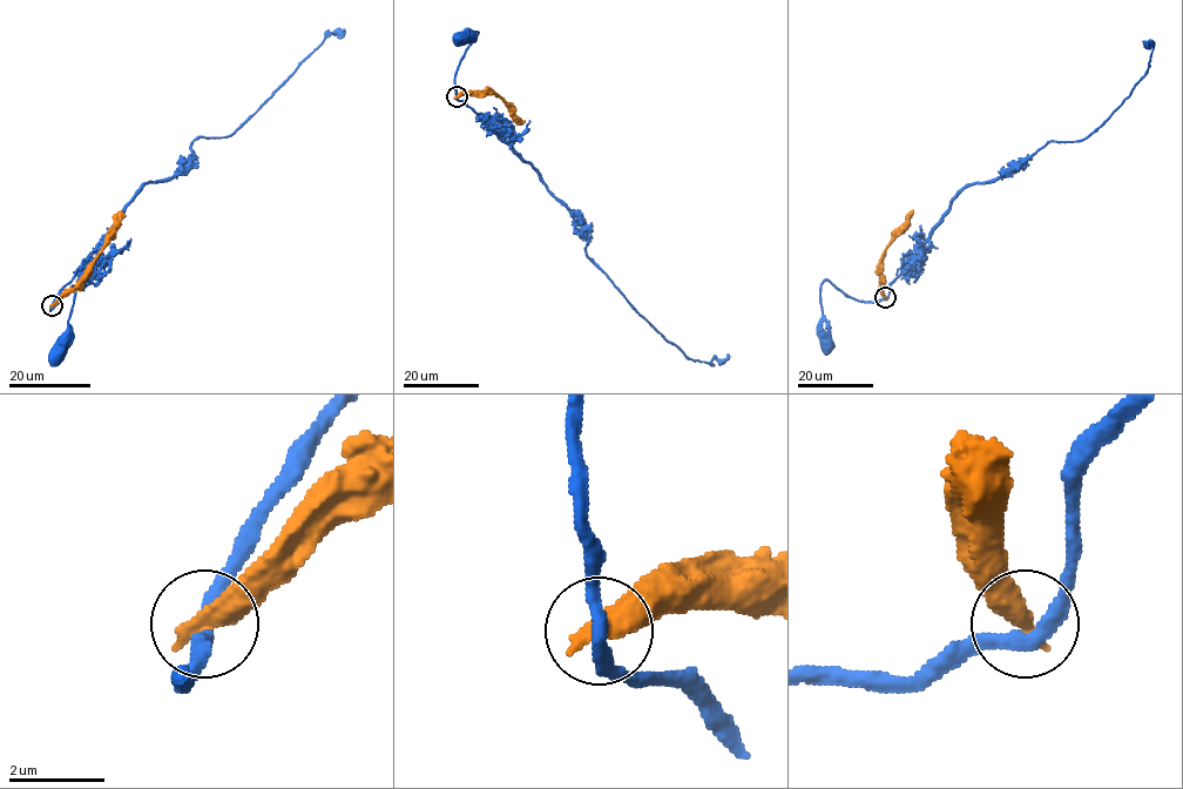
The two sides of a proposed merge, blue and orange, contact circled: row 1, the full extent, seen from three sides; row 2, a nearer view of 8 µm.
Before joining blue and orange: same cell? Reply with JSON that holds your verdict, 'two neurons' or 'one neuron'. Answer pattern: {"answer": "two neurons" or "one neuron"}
{"answer": "two neurons"}

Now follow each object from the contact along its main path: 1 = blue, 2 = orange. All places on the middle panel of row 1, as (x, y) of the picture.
1: (455, 96), (455, 72), (478, 33), (464, 32), (460, 38)
2: (455, 96), (494, 93), (521, 125)

